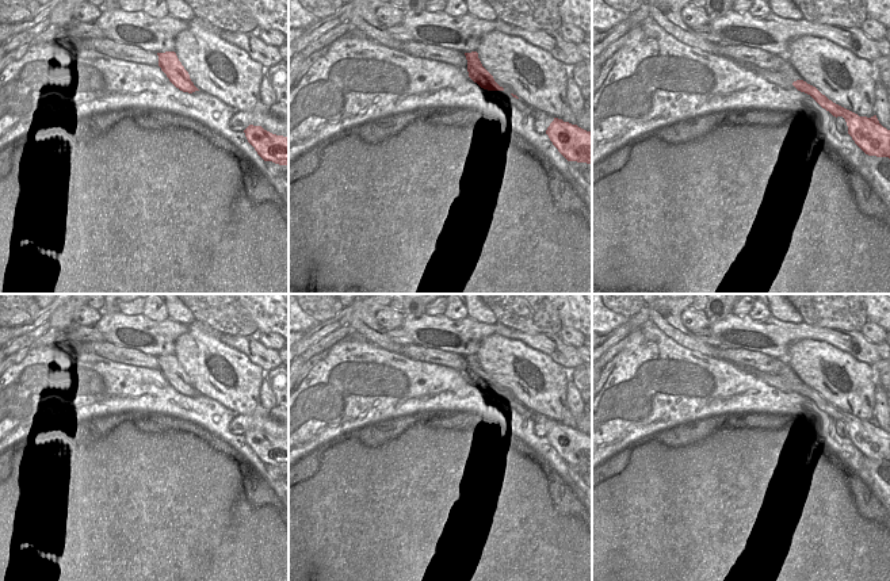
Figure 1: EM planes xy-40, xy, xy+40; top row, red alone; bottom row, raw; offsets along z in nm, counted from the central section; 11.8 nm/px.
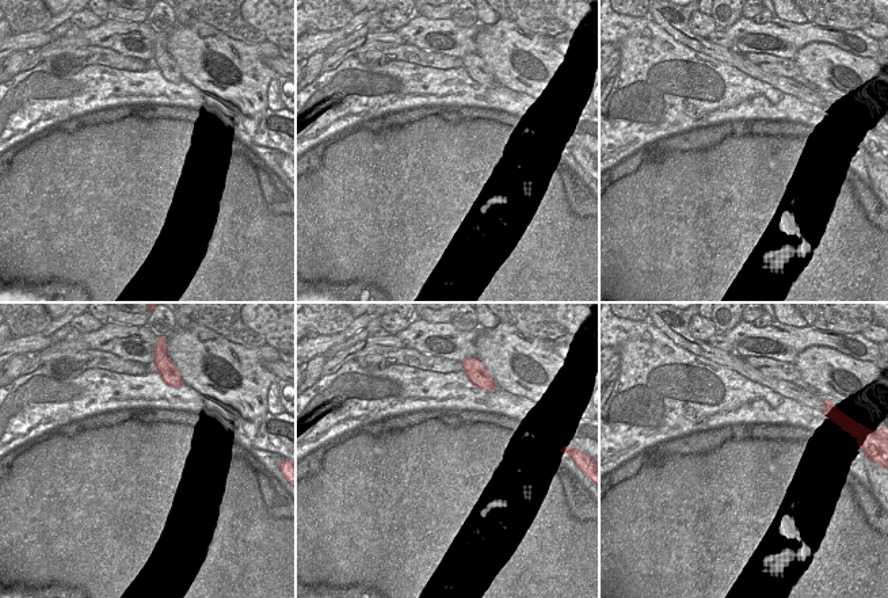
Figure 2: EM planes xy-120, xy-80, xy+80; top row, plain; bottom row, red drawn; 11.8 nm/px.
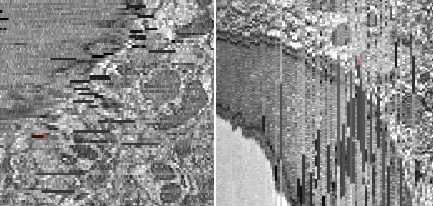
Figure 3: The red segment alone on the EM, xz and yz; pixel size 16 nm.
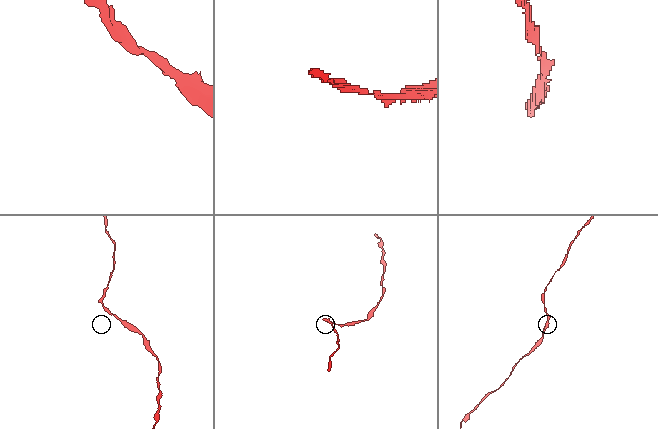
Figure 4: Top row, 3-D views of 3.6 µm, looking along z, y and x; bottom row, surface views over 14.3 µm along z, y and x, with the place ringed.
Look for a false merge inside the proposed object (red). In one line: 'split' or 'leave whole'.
leave whole

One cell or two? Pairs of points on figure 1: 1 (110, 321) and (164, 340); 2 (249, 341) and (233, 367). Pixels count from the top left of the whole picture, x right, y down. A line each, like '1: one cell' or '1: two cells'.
1: one cell
2: two cells

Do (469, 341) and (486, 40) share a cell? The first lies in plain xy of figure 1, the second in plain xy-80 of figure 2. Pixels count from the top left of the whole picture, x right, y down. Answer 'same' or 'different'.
different

